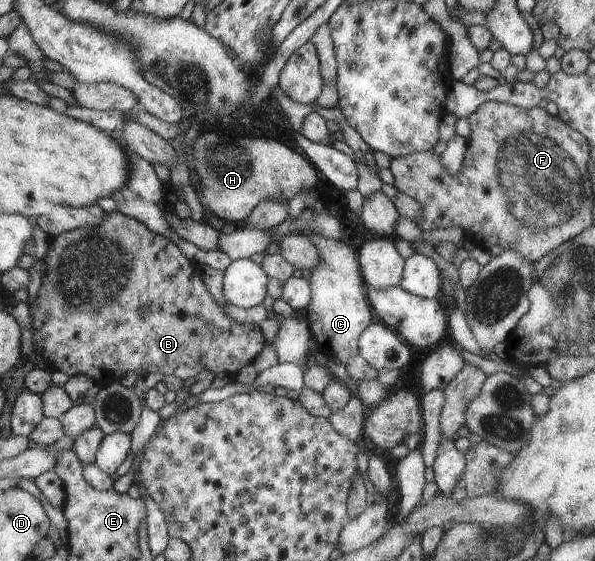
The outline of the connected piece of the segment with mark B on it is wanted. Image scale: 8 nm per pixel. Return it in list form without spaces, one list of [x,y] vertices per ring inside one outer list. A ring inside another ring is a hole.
[[[113,211],[105,213],[105,217],[103,217],[98,226],[73,229],[73,231],[57,235],[57,237],[51,239],[43,262],[45,263],[45,273],[42,274],[42,283],[35,299],[34,307],[29,307],[33,318],[33,341],[35,341],[36,351],[39,351],[49,362],[51,369],[63,371],[69,377],[73,377],[73,375],[88,375],[98,384],[105,385],[106,383],[117,382],[120,376],[127,375],[127,373],[135,373],[140,378],[149,376],[149,373],[161,373],[161,375],[165,376],[175,375],[181,381],[189,379],[189,377],[195,377],[203,369],[210,369],[216,373],[237,373],[247,363],[251,363],[257,357],[257,353],[263,349],[263,345],[265,345],[265,337],[263,337],[259,326],[239,323],[239,321],[231,319],[223,311],[223,307],[219,307],[213,301],[213,294],[203,279],[203,273],[197,269],[197,263],[189,261],[183,255],[183,251],[171,239],[167,239],[163,235],[155,235],[153,231],[149,231],[140,221],[126,216],[123,212]],[[143,307],[147,307],[147,311],[149,311],[147,317],[139,315],[139,309],[143,309]]]

